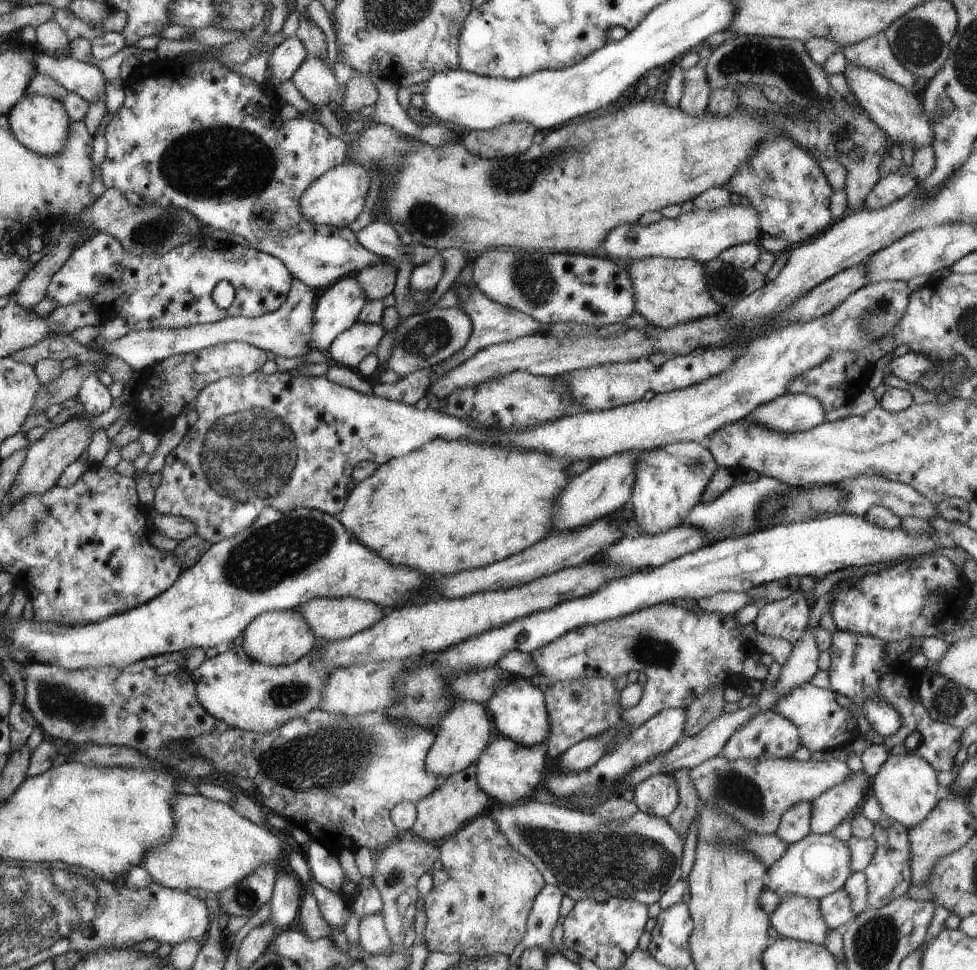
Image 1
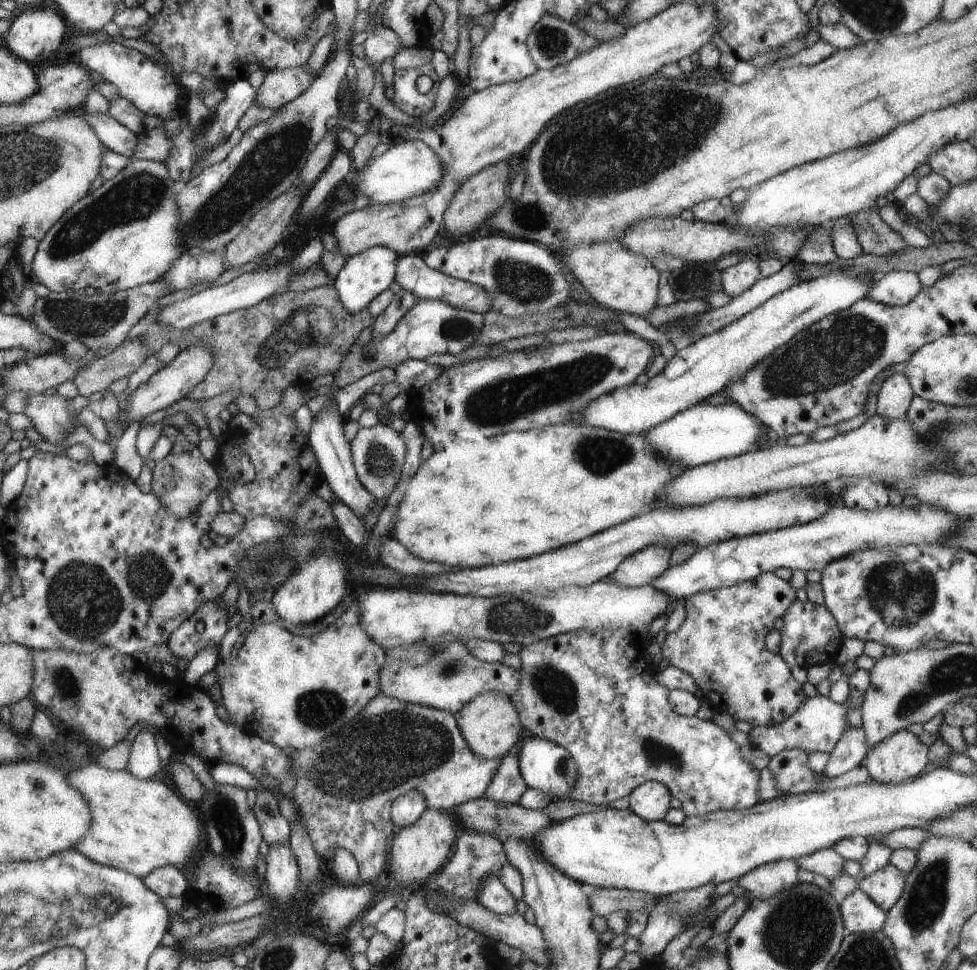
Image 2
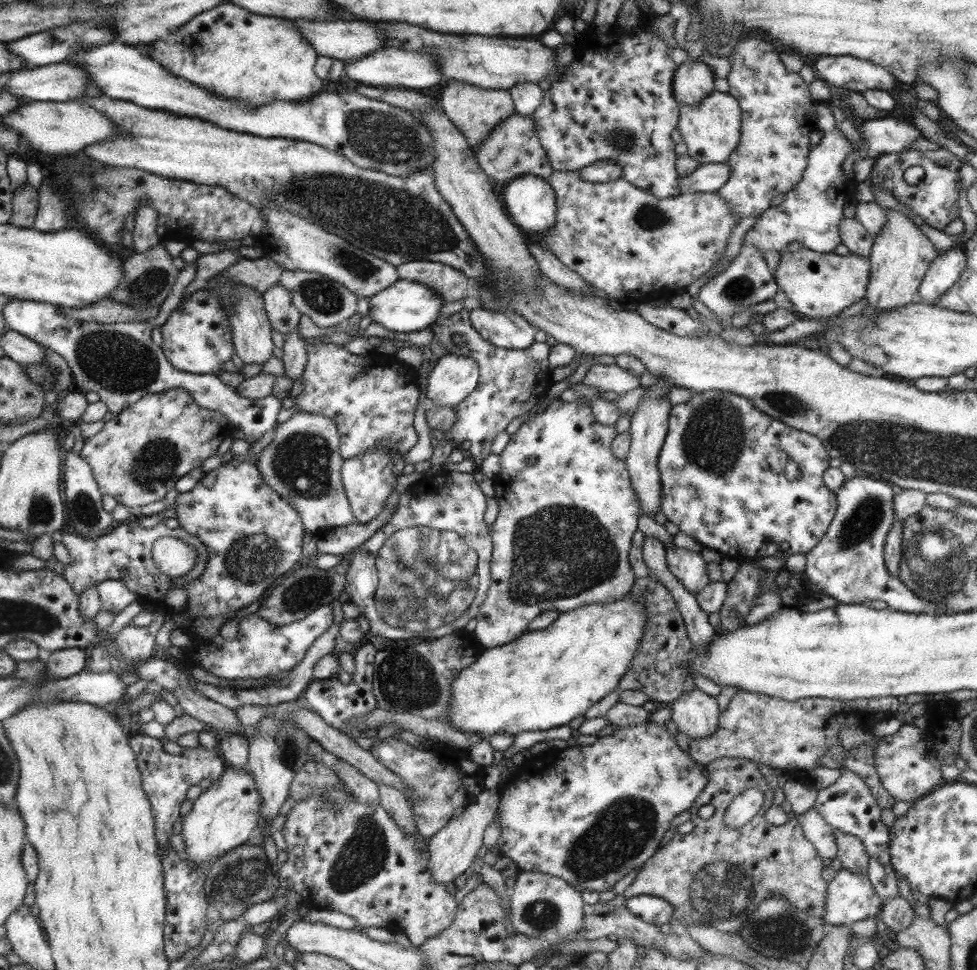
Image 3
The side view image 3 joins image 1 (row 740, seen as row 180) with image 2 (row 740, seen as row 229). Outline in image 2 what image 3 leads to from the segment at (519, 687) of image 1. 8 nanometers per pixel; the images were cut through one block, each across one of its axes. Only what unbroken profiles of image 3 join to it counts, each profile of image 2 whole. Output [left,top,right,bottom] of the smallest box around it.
[515,736,577,798]

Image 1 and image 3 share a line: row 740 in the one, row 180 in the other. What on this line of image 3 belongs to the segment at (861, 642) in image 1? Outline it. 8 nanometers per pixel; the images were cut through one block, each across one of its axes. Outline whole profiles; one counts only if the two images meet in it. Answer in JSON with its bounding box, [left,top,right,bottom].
[867,150,961,232]

